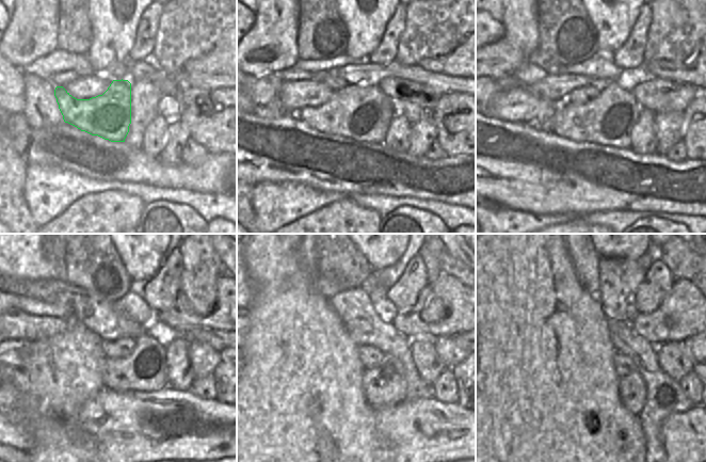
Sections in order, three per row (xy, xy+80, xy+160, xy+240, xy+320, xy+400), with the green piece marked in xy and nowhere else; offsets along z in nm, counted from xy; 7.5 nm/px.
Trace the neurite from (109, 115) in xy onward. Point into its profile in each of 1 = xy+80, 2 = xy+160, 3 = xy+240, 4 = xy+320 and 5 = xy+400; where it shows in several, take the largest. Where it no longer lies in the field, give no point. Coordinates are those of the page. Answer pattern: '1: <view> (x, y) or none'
1: xy+80 (363, 113)
2: xy+160 (607, 120)
3: xy+240 (144, 369)
4: xy+320 (384, 385)
5: xy+400 (631, 388)

